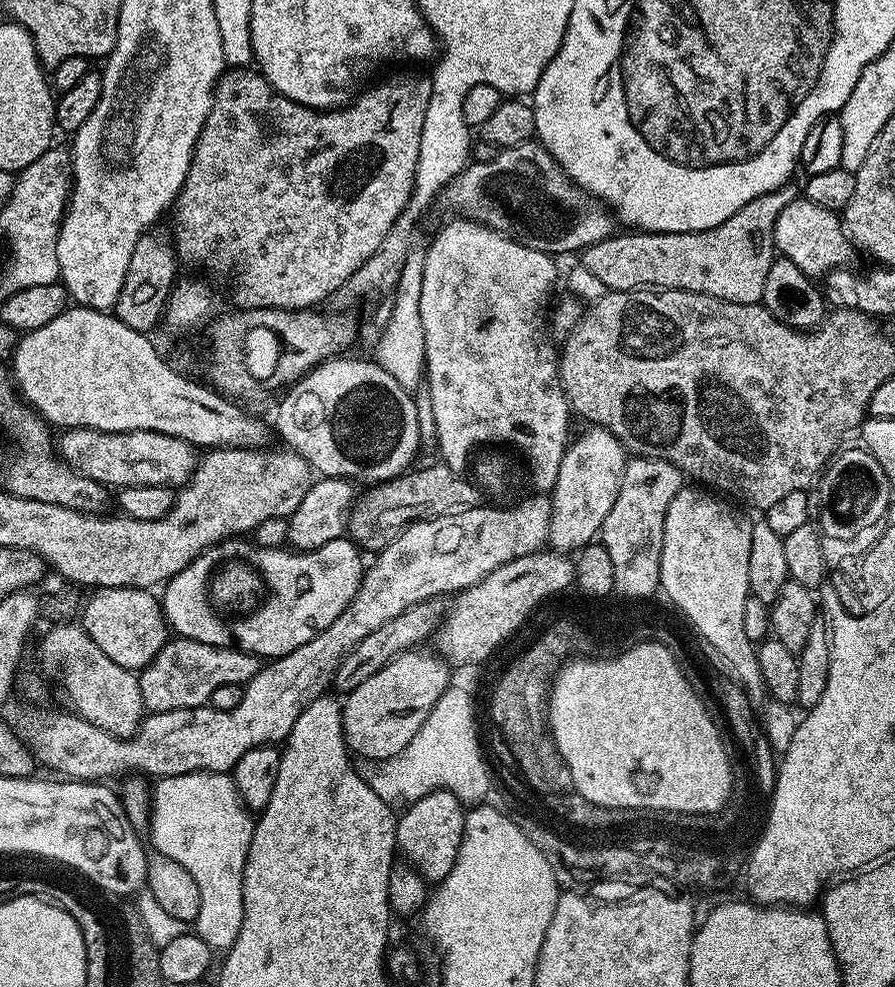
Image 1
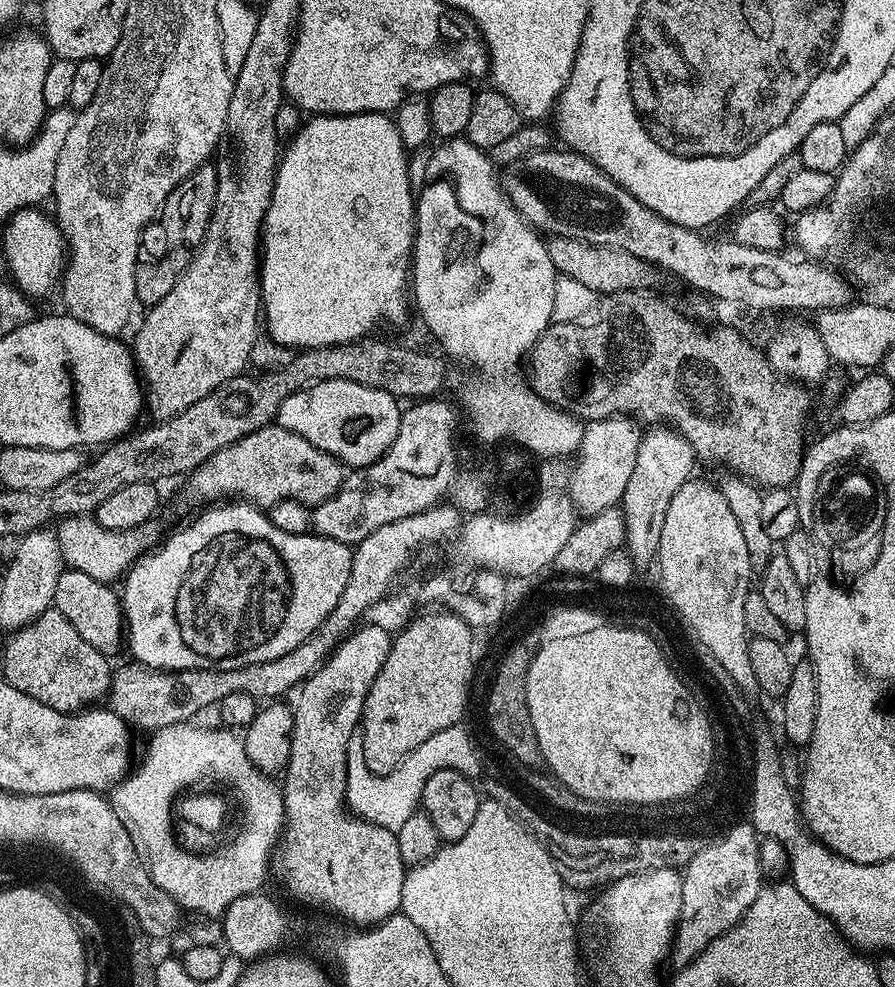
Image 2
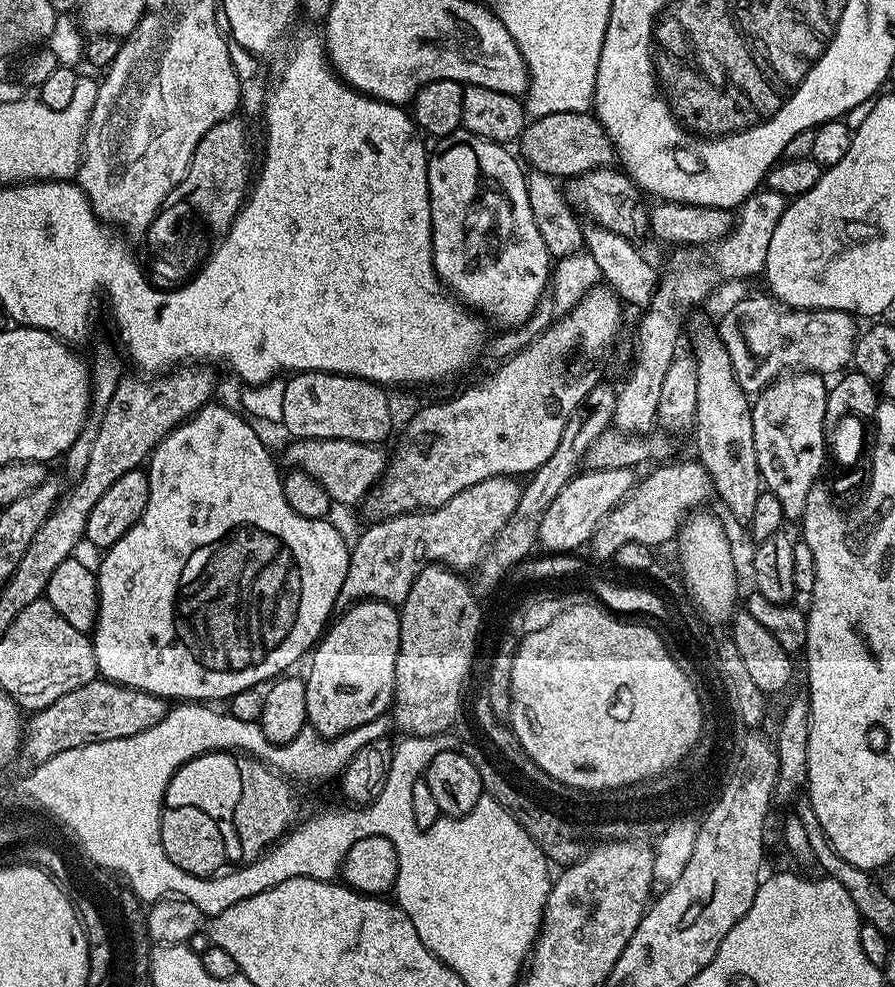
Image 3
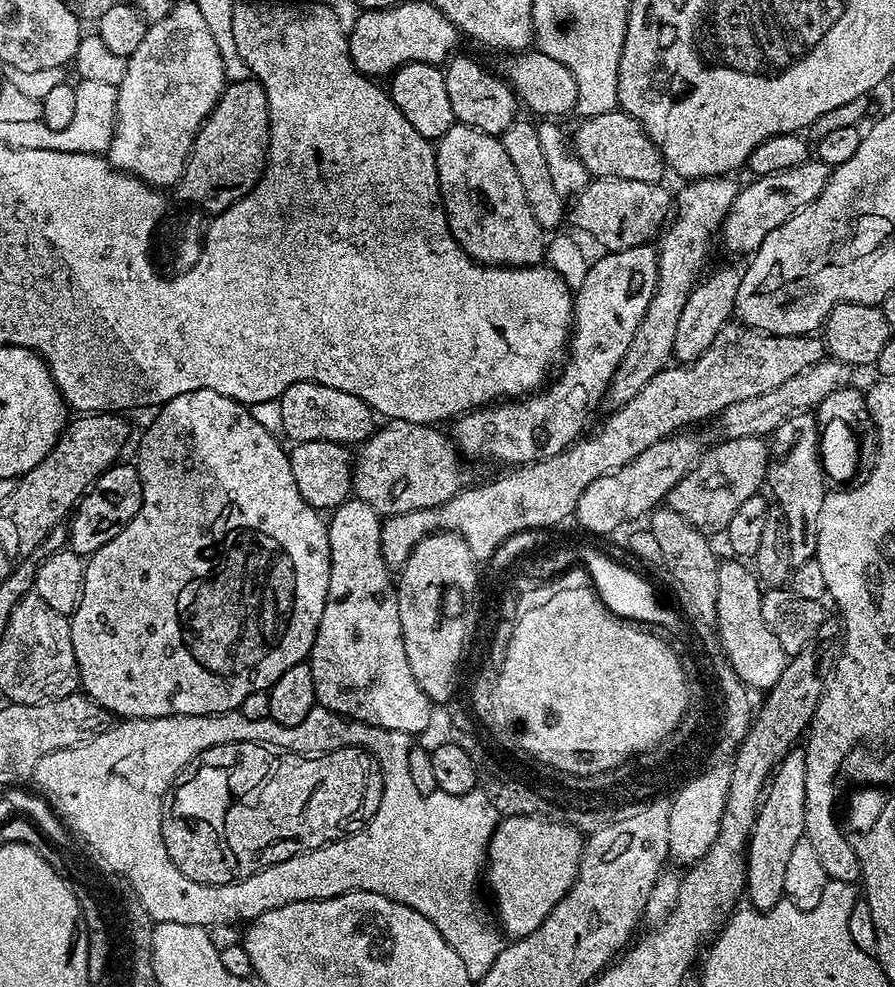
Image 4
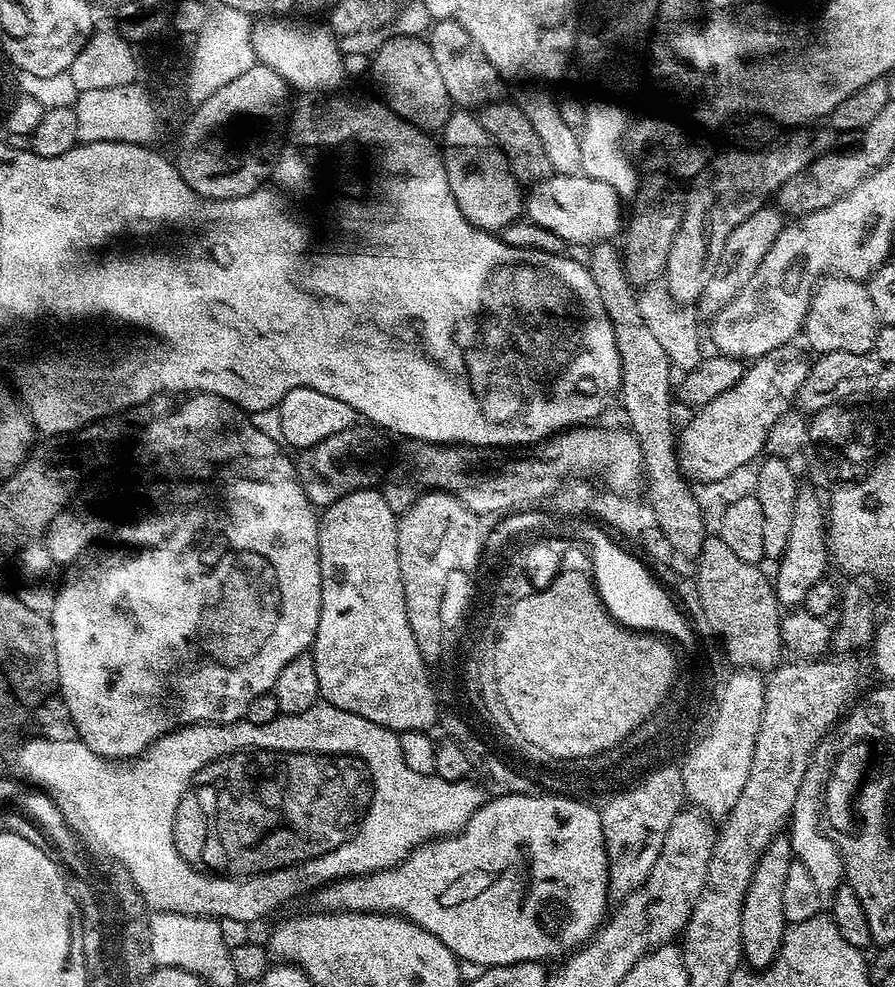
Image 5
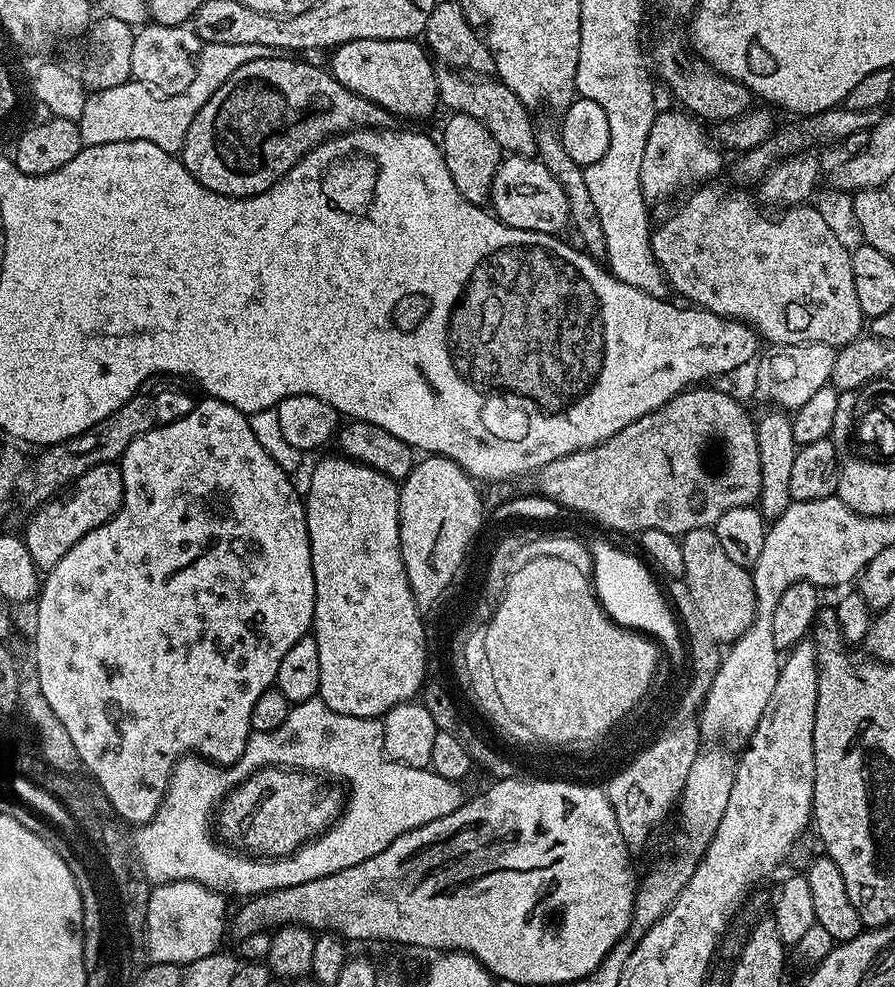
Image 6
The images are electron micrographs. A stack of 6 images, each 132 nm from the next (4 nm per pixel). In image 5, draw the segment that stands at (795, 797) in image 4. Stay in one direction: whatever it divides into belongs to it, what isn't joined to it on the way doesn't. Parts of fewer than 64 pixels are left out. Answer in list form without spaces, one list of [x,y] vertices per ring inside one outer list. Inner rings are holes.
[[[787,835],[775,836],[758,858],[750,886],[746,886],[746,898],[742,902],[742,960],[749,969],[769,968],[784,941],[786,921],[782,914],[782,893],[786,883],[786,873],[793,862],[792,847]]]

